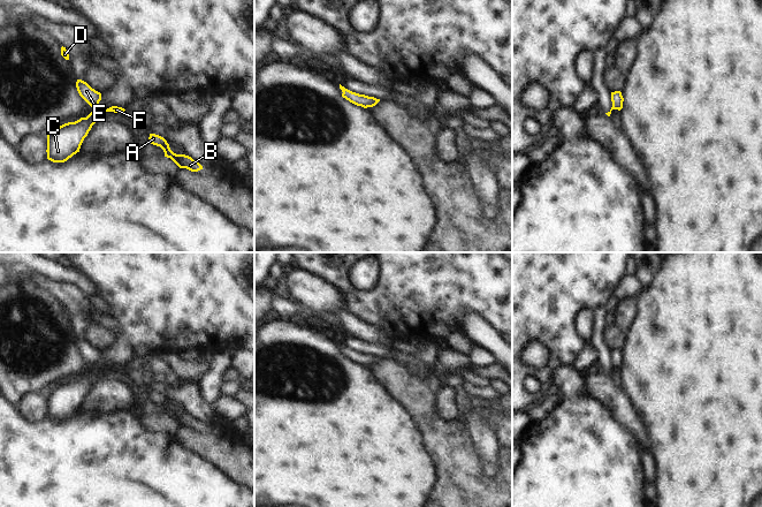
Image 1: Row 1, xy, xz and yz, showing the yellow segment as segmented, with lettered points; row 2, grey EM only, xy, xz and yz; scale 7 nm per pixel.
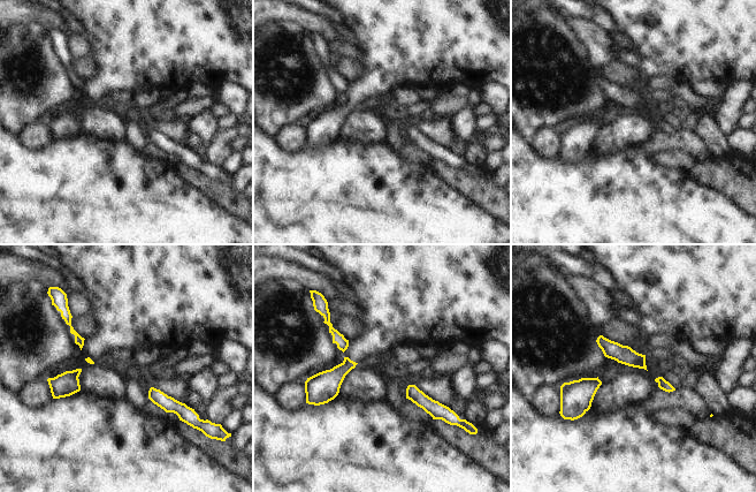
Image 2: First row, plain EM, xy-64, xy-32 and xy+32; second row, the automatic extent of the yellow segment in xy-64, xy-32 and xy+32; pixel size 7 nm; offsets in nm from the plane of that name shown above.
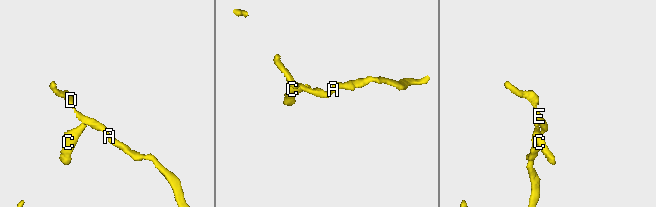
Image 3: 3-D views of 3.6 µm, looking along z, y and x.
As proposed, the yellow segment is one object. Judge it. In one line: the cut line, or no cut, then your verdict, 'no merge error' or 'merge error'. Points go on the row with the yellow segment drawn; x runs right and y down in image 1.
cut in xy along (98, 106), (92, 107); merge error

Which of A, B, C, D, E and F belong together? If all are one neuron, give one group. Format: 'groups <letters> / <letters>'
groups A B D E F / C

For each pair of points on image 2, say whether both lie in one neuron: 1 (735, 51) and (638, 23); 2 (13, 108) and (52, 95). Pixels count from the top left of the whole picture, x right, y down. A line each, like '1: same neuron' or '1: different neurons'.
1: same neuron
2: same neuron

